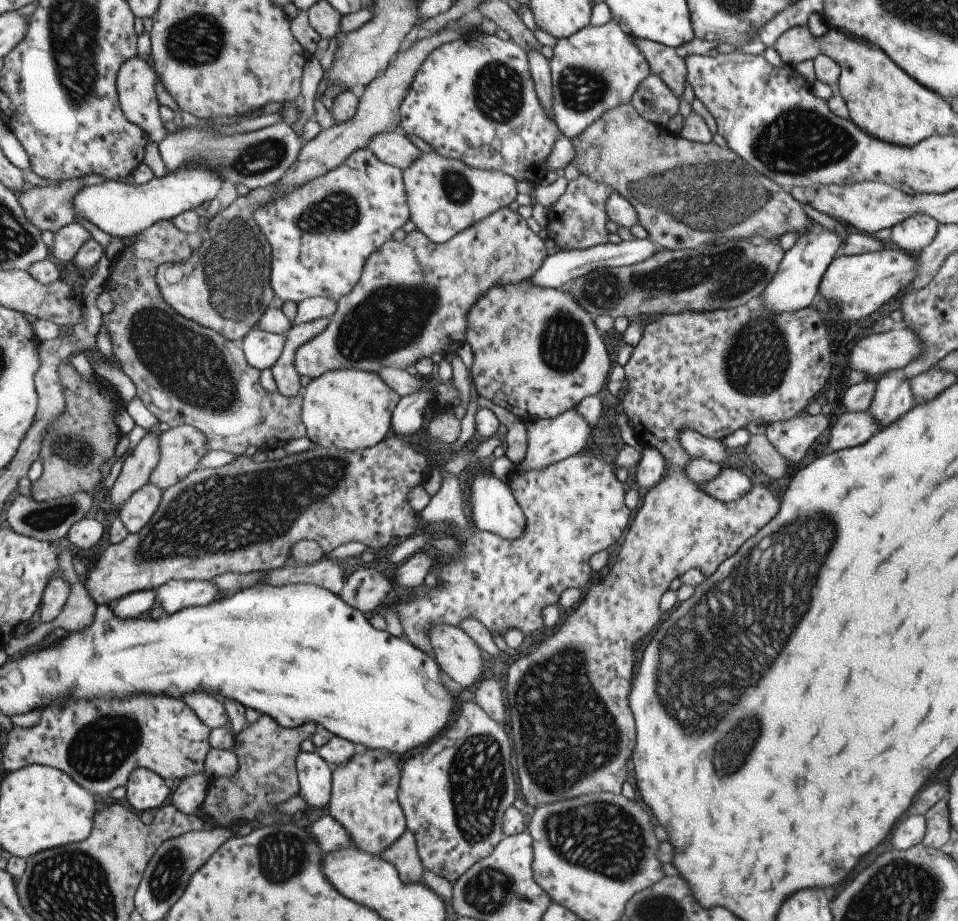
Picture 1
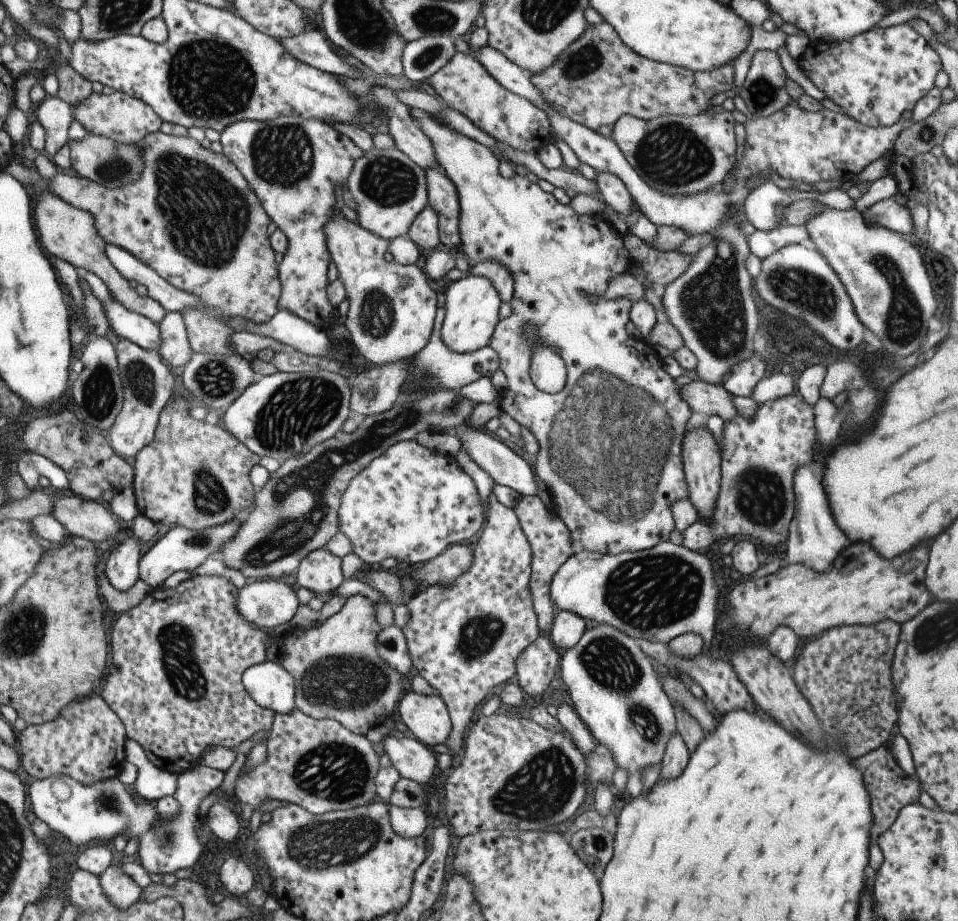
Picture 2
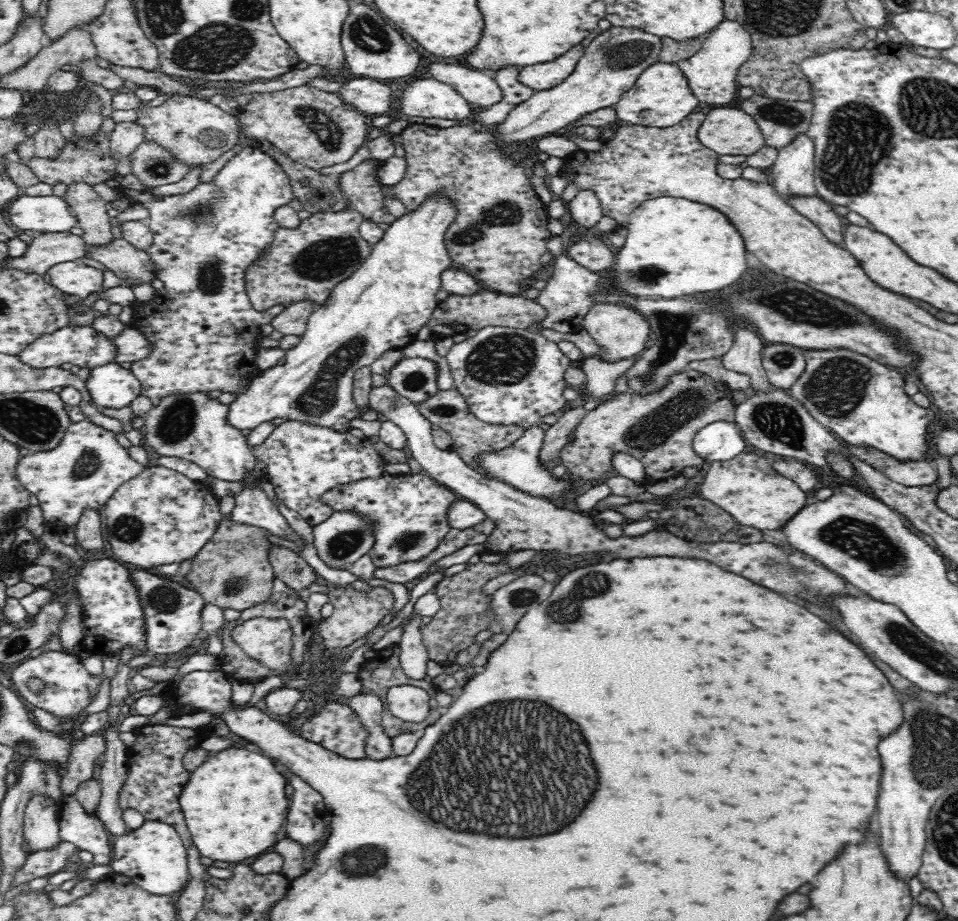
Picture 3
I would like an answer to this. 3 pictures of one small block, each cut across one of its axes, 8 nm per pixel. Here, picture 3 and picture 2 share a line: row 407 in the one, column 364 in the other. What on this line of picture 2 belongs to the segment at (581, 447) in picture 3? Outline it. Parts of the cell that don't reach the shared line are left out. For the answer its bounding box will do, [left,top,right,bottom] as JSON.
[279,594,402,735]

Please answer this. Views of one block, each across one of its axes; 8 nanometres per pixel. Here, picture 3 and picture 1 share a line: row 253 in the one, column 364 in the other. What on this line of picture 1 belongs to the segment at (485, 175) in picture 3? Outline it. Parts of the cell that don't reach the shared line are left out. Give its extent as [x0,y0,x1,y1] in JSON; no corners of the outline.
[83,435,432,606]

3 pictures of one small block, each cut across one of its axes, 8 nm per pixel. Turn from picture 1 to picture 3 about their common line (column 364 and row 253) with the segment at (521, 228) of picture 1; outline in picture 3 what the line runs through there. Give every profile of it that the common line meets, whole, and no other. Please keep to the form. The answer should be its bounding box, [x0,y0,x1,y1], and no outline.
[246,205,372,312]

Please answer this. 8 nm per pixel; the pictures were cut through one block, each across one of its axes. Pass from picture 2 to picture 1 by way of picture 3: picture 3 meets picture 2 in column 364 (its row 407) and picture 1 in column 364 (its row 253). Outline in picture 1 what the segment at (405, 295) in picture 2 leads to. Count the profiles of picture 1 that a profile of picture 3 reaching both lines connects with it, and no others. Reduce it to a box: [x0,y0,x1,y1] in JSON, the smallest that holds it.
[301,370,400,452]

